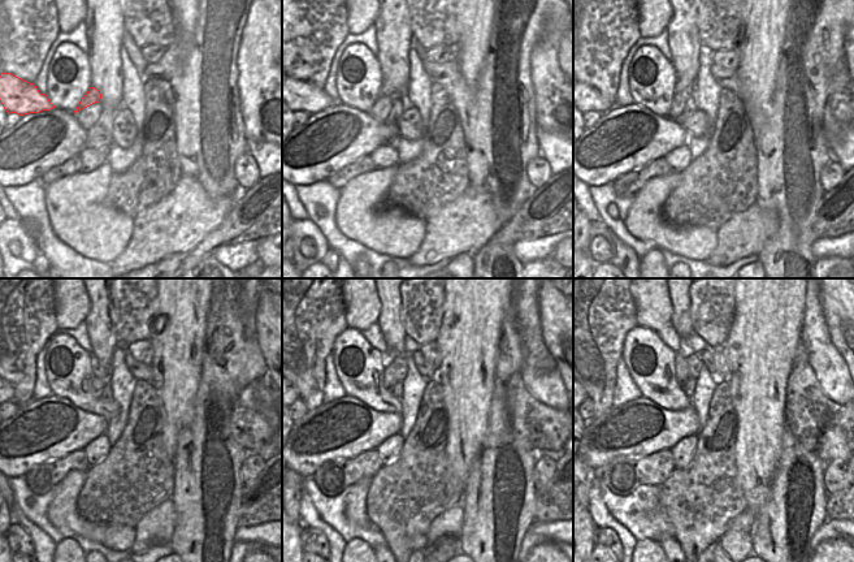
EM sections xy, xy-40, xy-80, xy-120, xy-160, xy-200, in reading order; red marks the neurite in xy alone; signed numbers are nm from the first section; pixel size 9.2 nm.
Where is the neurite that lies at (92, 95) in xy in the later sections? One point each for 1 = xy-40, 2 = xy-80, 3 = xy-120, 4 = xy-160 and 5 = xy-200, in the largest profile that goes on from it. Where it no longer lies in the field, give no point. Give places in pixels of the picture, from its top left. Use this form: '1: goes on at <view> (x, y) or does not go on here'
1: goes on at xy-40 (386, 90)
2: goes on at xy-80 (685, 85)
3: goes on at xy-120 (103, 371)
4: goes on at xy-160 (398, 367)
5: goes on at xy-200 (694, 363)

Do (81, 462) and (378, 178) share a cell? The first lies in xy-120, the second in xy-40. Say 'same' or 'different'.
different

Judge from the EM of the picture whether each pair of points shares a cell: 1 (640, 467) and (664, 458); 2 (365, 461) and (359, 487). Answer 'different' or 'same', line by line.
1: same
2: different

